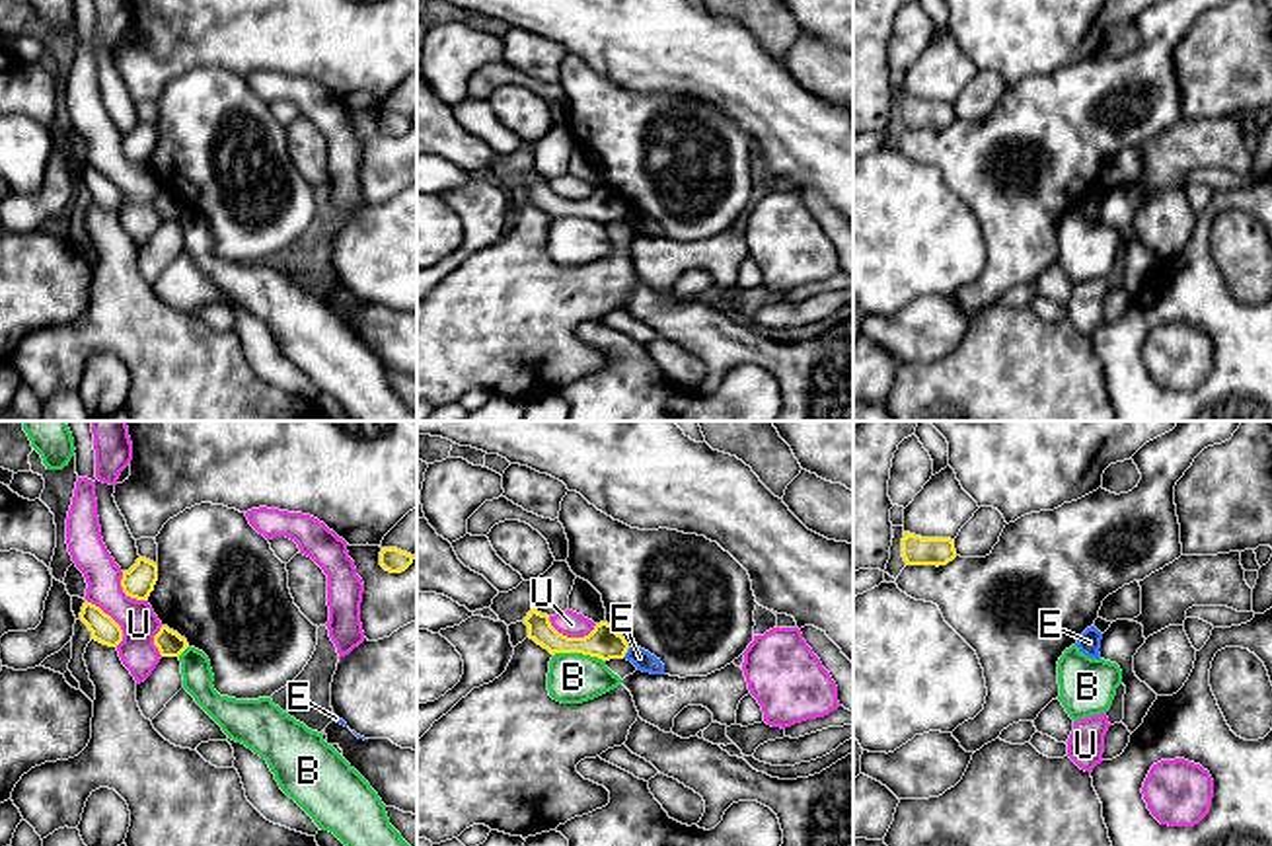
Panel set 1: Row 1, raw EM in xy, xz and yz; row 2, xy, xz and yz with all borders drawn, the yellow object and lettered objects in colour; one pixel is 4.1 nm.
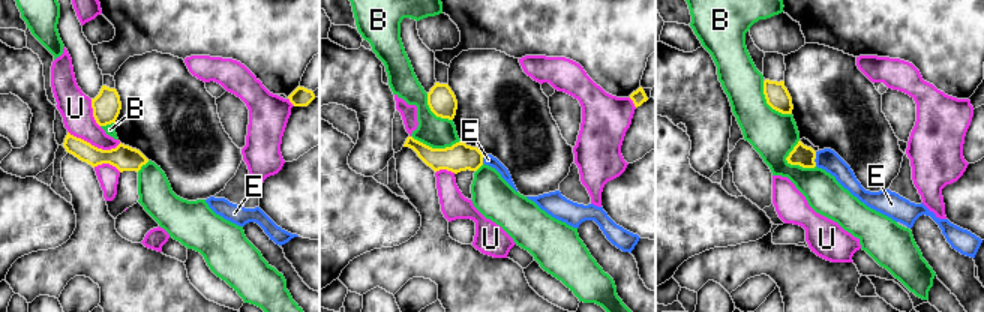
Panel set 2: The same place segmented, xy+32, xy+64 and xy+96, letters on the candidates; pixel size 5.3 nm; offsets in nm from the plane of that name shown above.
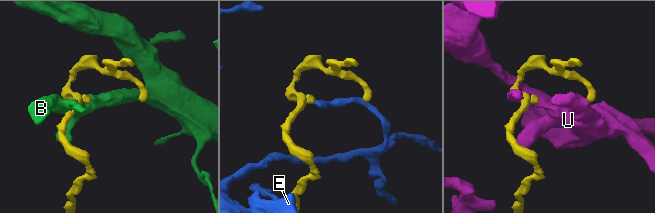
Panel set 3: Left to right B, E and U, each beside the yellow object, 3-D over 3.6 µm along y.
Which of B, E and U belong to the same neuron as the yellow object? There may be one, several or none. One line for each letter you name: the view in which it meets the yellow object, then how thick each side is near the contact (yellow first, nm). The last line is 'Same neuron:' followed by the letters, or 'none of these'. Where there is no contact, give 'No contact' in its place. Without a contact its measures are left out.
Same neuron: none of these

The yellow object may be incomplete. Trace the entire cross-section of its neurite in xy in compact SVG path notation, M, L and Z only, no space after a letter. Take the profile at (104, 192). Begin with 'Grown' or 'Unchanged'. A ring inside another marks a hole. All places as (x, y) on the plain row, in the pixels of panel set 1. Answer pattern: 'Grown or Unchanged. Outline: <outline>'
Unchanged. Outline: M88 164L82 170L80 183L92 195L92 203L109 211L117 211L123 205L121 189L109 177L105 177L99 170Z

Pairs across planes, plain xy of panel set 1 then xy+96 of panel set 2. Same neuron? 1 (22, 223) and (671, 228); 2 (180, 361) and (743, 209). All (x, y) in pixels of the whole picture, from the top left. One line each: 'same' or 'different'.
1: different
2: different

